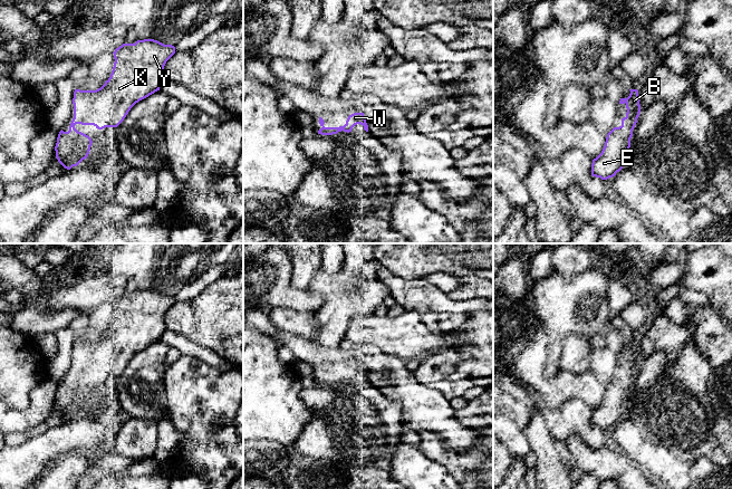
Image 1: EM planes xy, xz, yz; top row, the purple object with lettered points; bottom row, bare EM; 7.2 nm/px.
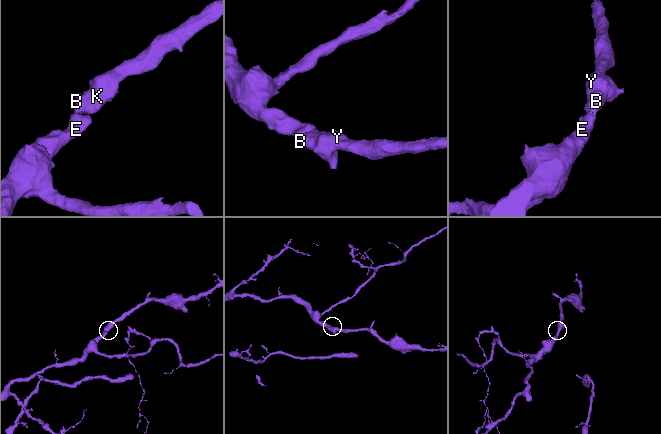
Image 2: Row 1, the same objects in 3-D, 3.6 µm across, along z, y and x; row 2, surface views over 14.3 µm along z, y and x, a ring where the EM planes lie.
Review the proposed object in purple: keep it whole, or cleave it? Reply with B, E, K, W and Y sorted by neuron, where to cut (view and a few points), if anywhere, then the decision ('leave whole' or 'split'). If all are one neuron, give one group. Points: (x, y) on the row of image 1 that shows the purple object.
B E K W Y | no cut | leave whole

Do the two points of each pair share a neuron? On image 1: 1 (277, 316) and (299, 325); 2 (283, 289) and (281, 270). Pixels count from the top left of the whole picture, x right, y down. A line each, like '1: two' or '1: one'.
1: one
2: one

